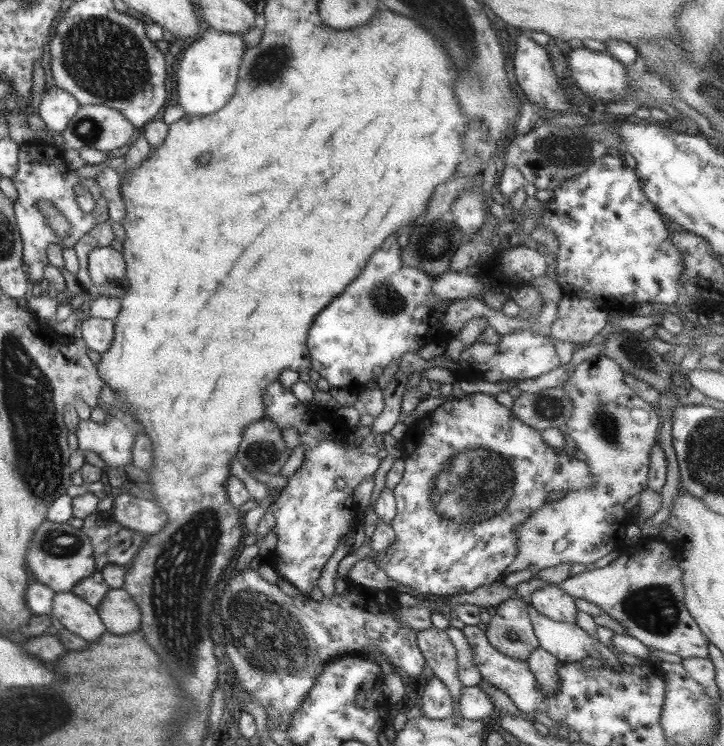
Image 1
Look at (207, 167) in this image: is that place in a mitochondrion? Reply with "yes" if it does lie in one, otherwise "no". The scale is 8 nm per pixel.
yes

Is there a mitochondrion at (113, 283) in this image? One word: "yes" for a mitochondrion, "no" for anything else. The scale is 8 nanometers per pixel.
yes

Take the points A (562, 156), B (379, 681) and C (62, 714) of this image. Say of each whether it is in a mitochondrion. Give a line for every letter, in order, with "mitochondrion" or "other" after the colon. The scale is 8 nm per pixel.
A: mitochondrion
B: other
C: other

